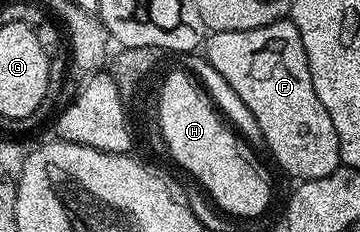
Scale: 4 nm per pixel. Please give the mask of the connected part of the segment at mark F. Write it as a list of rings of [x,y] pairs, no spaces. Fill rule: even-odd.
[[[287,18],[276,23],[262,25],[258,29],[245,31],[213,31],[202,44],[202,55],[226,79],[242,102],[254,113],[264,138],[263,146],[268,147],[276,163],[296,181],[317,179],[334,173],[341,166],[340,142],[334,133],[334,121],[326,113],[318,93],[314,93],[314,81],[310,81],[310,65],[306,61],[306,49],[302,49],[302,37],[298,29]]]

